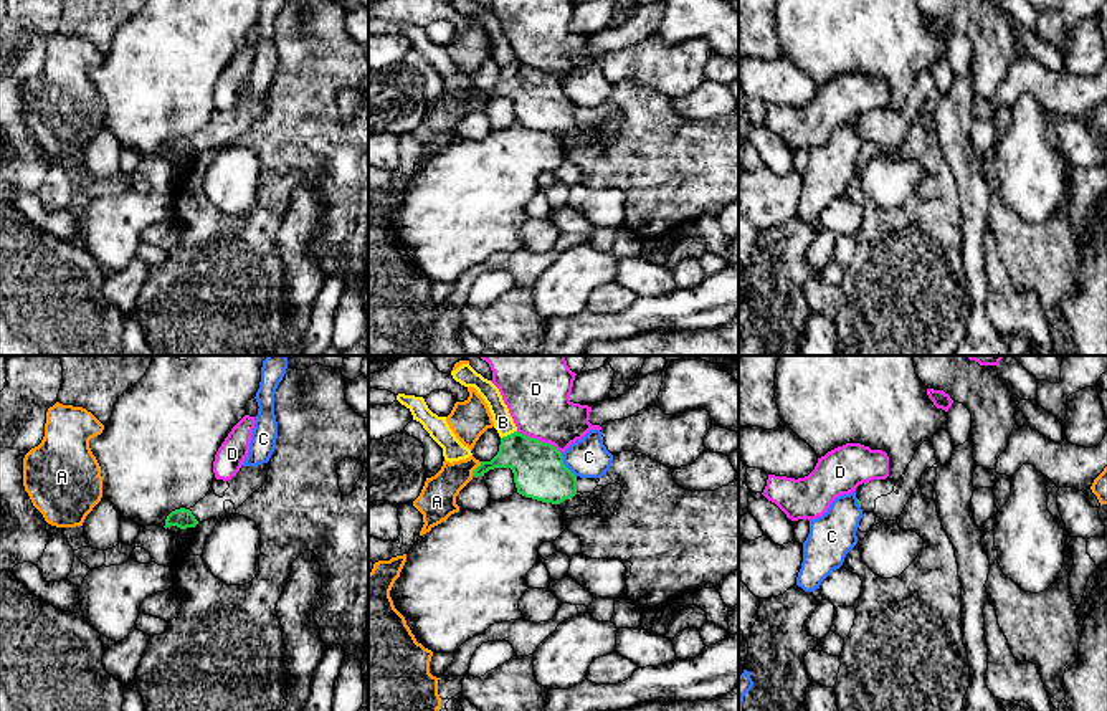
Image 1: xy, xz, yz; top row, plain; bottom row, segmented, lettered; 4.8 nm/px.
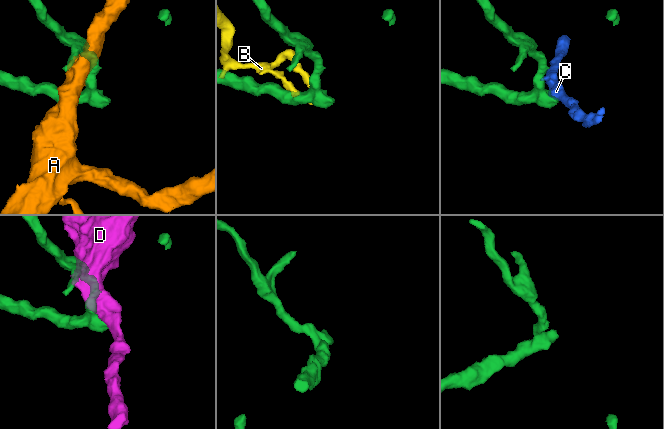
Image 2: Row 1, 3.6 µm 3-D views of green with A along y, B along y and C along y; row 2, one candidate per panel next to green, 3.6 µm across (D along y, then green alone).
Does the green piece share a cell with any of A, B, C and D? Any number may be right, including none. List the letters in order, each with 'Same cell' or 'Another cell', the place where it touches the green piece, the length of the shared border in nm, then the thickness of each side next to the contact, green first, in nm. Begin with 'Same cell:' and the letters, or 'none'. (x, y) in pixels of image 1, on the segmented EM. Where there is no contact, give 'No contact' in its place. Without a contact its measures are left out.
Same cell: none
A: Another cell. Touches green at xz (476, 468). Shared border 90 nm. Thickness 190 nm (green) against 190 nm
B: Another cell. Touches green at xz (508, 435). Shared border 90 nm. Thickness 260 nm (green) against 100 nm
C: Another cell. Touches green at xz (564, 465). Shared border 140 nm. Thickness 260 nm (green) against 190 nm
D: Another cell. Touches green at xz (539, 440). Shared border 240 nm. Thickness 260 nm (green) against 320 nm

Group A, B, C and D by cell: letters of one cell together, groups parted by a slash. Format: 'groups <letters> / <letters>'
groups A / B / C / D

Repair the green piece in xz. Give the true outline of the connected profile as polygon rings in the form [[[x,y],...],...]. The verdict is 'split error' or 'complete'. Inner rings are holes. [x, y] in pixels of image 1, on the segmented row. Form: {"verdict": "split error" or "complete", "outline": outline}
{"verdict": "split error", "outline": [[[514,432],[501,438],[491,461],[481,461],[473,476],[494,468],[511,468],[517,493],[542,503],[558,504],[563,518],[573,519],[593,513],[595,504],[577,494],[577,476],[563,465],[562,453],[550,443]]]}

